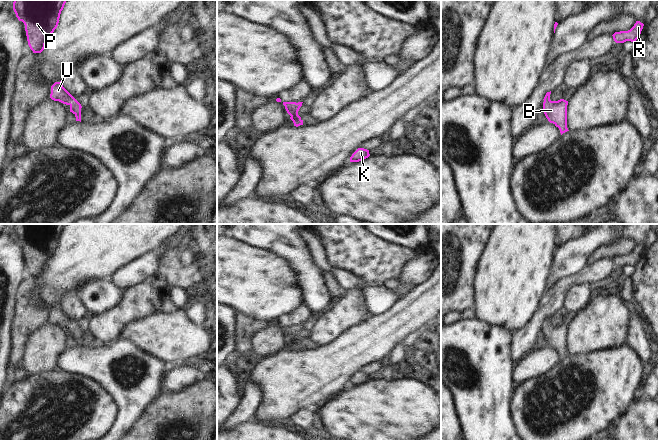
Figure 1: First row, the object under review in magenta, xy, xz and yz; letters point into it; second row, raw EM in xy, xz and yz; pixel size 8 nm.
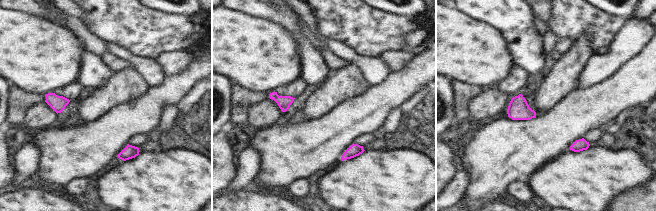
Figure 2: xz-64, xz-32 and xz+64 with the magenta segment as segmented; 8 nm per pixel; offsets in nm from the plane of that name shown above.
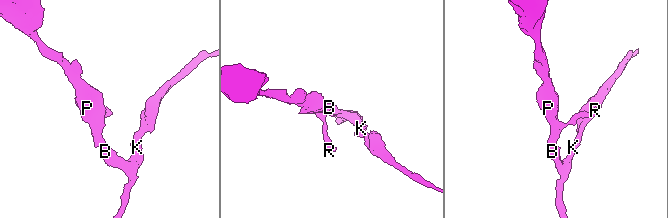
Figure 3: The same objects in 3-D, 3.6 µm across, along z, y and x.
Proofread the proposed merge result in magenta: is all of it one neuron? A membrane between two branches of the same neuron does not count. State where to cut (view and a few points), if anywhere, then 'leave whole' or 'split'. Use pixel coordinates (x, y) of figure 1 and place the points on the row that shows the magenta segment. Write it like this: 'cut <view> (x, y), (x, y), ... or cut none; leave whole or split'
cut none; leave whole

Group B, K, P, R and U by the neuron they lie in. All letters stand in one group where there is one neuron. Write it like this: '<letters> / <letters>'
B K P R U

